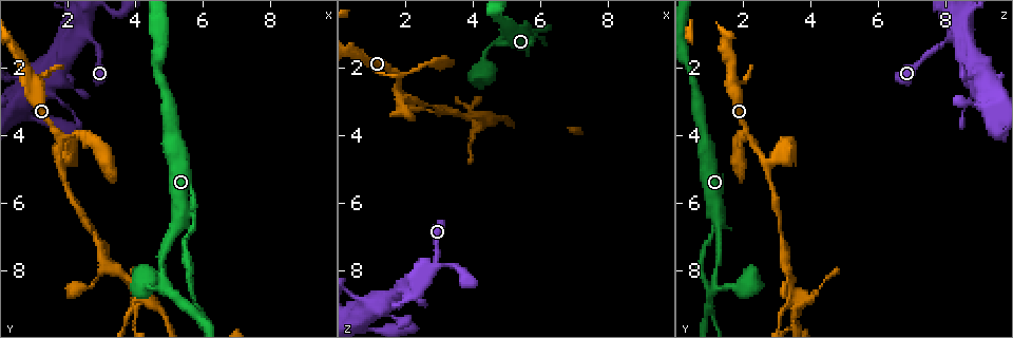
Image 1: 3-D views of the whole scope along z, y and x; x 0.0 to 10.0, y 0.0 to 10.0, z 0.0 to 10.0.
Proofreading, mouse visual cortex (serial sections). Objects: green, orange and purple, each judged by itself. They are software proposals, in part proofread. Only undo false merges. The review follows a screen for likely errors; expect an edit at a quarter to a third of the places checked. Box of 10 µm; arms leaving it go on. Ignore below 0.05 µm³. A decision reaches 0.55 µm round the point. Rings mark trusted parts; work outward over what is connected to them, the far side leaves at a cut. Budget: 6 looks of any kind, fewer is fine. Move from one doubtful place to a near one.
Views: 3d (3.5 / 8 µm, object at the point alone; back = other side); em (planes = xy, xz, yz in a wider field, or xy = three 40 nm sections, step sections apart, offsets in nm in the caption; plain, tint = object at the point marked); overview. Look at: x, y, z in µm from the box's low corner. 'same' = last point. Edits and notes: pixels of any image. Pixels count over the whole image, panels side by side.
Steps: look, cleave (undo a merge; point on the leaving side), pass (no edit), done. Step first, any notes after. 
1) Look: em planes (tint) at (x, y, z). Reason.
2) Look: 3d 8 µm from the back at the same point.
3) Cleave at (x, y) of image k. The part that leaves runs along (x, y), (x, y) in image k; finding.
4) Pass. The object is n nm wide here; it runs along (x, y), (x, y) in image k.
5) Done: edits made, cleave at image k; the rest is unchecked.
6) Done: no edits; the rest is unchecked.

Look: 3d 8 µm from the back at (1.75, 4.85, 2.65).

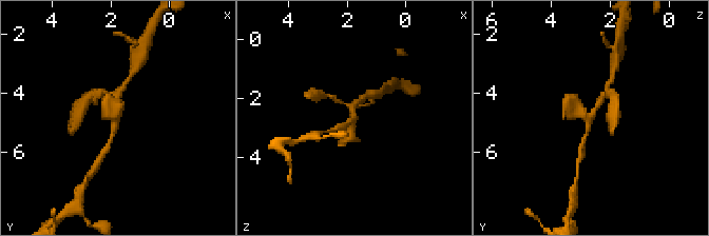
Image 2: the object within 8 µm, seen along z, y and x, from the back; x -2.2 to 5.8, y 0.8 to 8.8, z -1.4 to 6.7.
Look: em xy step 1 (tint) at the same point. 4 arms meet here; the arms are 150, 200, 300, 300 nm wide; now the EM.

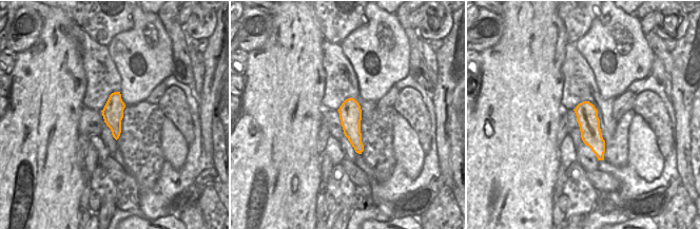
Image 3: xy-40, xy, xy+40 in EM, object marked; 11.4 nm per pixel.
Pass. It runs along (585, 103), (590, 135), (601, 157) in image 3; one cell here.

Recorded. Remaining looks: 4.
Look: 3d 3.5 µm at (4.35, 8.80, 3.65). Sharp bend.

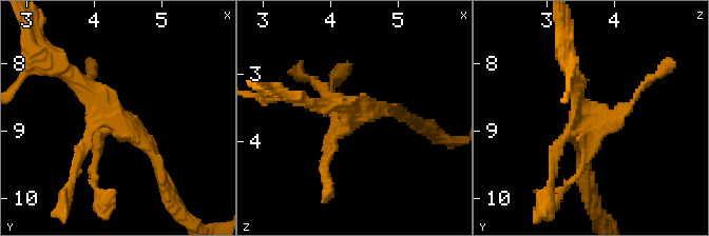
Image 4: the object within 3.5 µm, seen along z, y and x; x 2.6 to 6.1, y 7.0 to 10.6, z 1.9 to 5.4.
Look: em xy step 2 (tint) at (4.40, 8.80, 3.65).

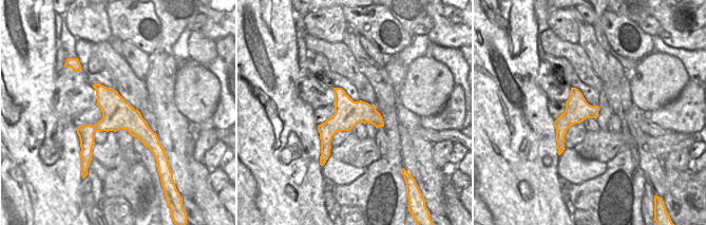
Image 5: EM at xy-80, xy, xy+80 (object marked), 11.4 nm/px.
Look: em planes (tint) at the same point. Another direction.

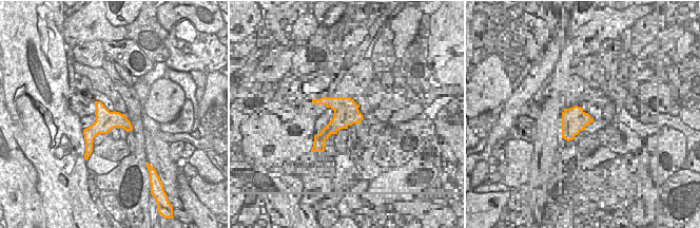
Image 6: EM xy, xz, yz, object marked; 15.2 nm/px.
Cleave at (92, 170) of image 4. The part that leaves runs along (101, 131), (95, 193), (114, 196) in image 4; a second cell is stuck on.

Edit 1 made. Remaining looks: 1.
Done: edits made, cleave at image 4; the rest is unchecked.

